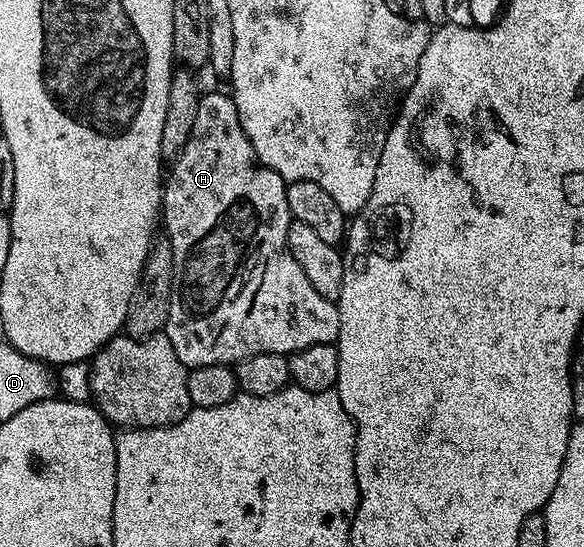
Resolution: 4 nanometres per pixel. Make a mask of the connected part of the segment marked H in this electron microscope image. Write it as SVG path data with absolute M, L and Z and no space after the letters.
M207 92L201 95L198 102L198 115L194 128L190 130L185 146L171 161L172 173L167 173L162 184L162 228L166 231L166 239L170 242L174 254L174 282L170 294L170 314L163 330L170 346L174 346L174 354L191 370L198 366L214 366L226 364L234 366L239 360L250 358L254 354L282 354L288 356L298 350L306 350L306 346L319 344L335 344L340 336L340 310L333 301L322 298L306 274L302 274L302 266L294 262L294 254L288 249L288 228L292 224L292 211L286 202L286 181L274 170L270 170L254 154L254 146L250 146L250 138L246 138L246 130L242 130L242 122L238 122L238 106L234 106L231 95L224 92Z

